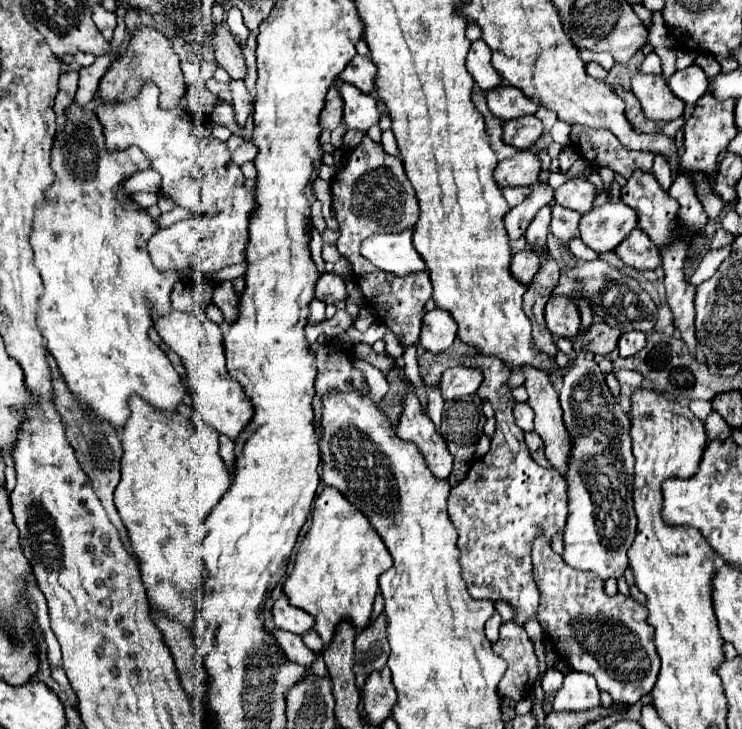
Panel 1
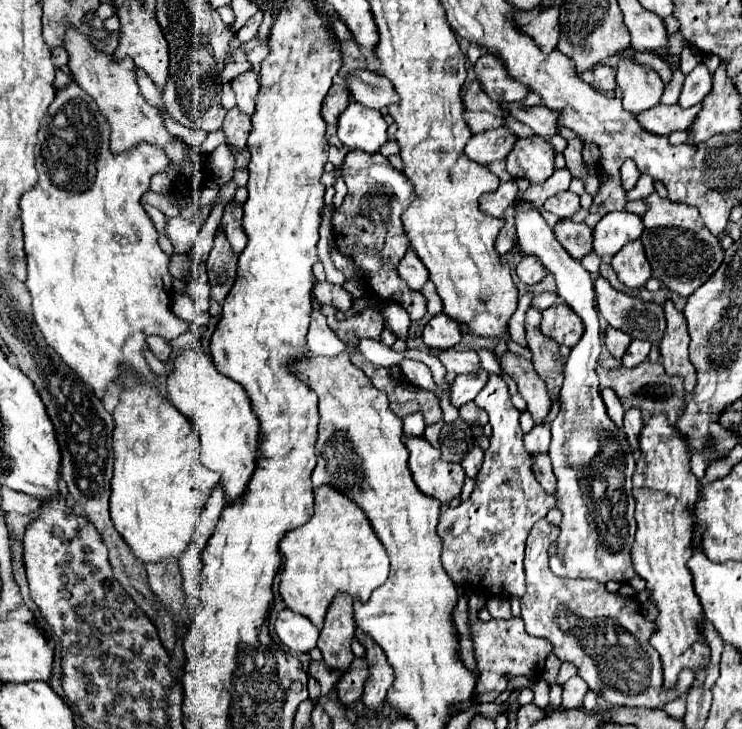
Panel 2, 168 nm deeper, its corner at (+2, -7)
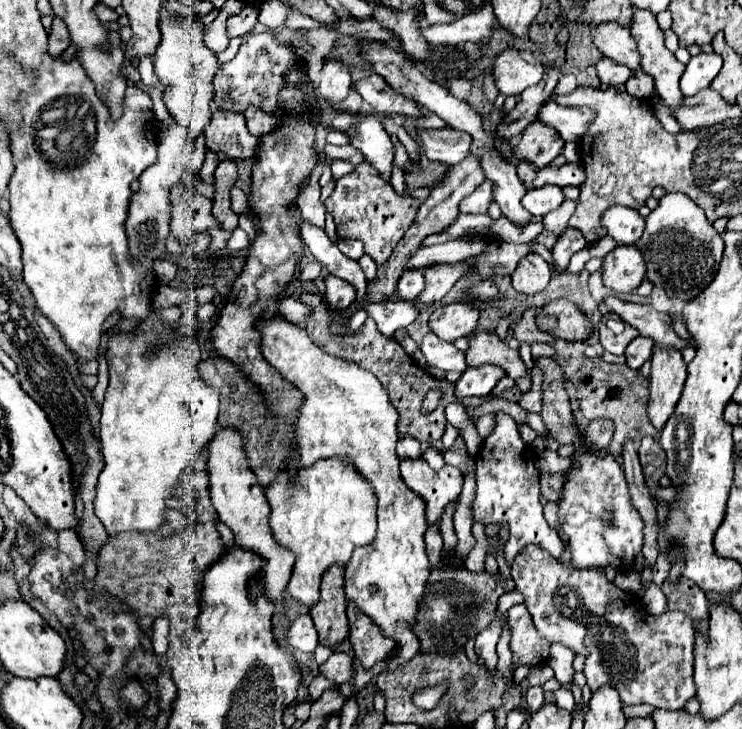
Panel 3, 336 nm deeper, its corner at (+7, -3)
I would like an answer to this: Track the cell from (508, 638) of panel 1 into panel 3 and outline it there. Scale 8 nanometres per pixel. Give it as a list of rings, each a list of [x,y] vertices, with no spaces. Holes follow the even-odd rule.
[[[516,604],[508,610],[508,624],[512,630],[512,652],[518,656],[516,666],[544,664],[548,660],[550,642],[538,634],[524,604]]]

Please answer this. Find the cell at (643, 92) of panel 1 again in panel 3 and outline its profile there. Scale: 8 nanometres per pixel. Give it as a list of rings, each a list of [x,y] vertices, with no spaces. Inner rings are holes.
[[[602,22],[590,30],[594,46],[608,58],[624,64],[632,70],[640,68],[640,56],[636,52],[636,42],[632,40],[630,28],[616,22]]]

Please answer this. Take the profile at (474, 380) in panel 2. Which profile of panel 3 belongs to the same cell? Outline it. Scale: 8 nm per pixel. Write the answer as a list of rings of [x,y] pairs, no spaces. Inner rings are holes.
[[[480,366],[480,368],[466,368],[466,372],[456,382],[456,396],[488,396],[500,378],[504,378],[504,370],[496,366]]]

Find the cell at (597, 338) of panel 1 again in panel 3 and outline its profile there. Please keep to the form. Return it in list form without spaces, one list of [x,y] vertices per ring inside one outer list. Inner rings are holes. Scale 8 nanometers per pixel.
[[[602,320],[600,322],[600,344],[602,344],[602,348],[606,350],[606,352],[610,352],[610,354],[624,354],[624,350],[626,350],[626,346],[630,344],[630,340],[632,338],[636,338],[638,336],[638,332],[632,328],[632,326],[624,326],[624,330],[620,332],[620,334],[614,334],[610,328],[608,328],[608,324],[606,324],[606,320]]]

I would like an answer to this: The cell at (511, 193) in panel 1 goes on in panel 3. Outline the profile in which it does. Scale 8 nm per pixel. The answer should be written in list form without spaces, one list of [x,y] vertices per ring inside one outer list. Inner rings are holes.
[[[482,182],[470,196],[460,202],[462,214],[486,214],[488,204],[492,202],[492,184]]]

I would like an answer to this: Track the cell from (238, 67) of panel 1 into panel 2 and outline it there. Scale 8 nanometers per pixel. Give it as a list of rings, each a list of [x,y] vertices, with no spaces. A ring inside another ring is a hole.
[[[243,72],[231,80],[231,88],[237,96],[237,106],[241,106],[241,110],[247,116],[251,116],[255,108],[255,96],[259,90],[259,76],[255,72]]]

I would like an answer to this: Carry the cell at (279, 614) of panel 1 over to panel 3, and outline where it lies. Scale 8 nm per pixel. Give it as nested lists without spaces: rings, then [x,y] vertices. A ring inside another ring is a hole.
[[[304,614],[292,622],[292,628],[288,630],[286,638],[294,648],[298,648],[302,652],[314,652],[318,646],[318,632],[308,614]]]

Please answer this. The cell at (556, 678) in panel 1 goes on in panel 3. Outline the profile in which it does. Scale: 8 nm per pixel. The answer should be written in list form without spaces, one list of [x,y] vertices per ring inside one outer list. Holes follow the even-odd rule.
[[[560,688],[560,690],[554,692],[554,696],[556,696],[556,702],[558,702],[562,708],[566,708],[568,712],[572,712],[572,710],[576,708],[576,700],[574,700],[574,696],[572,696],[570,690]]]

